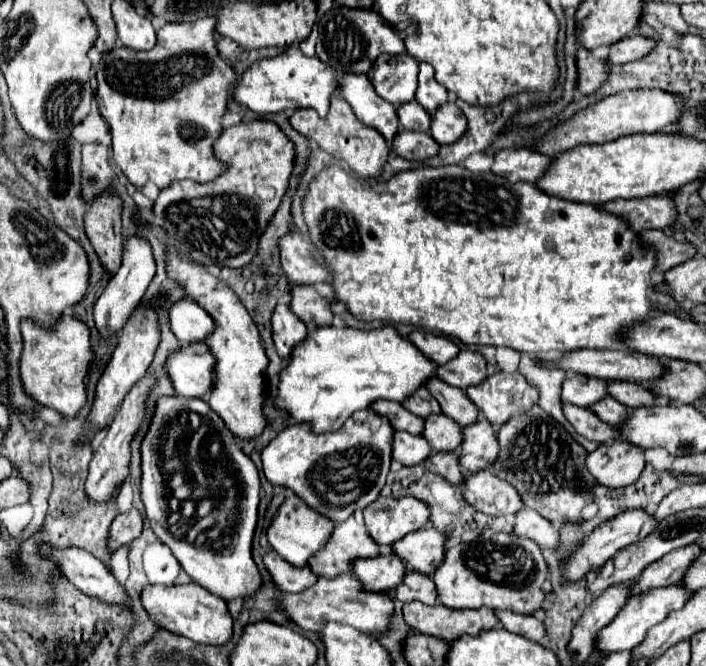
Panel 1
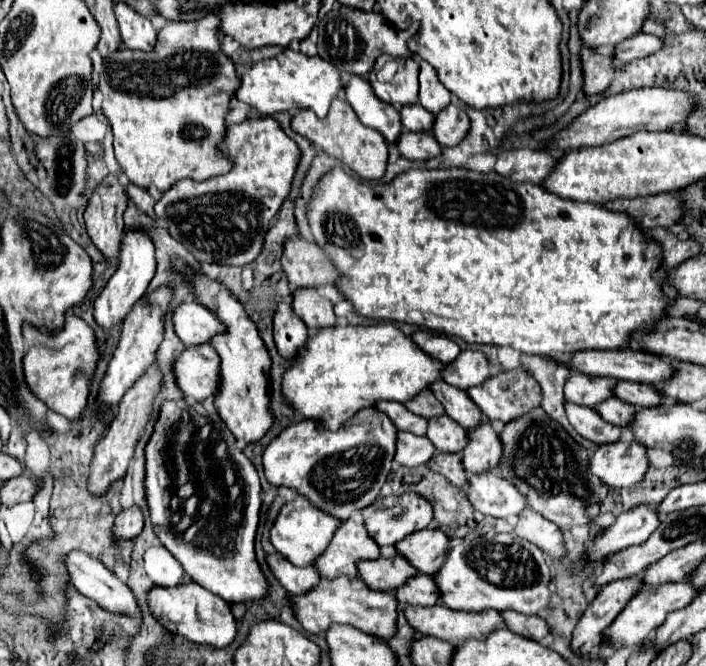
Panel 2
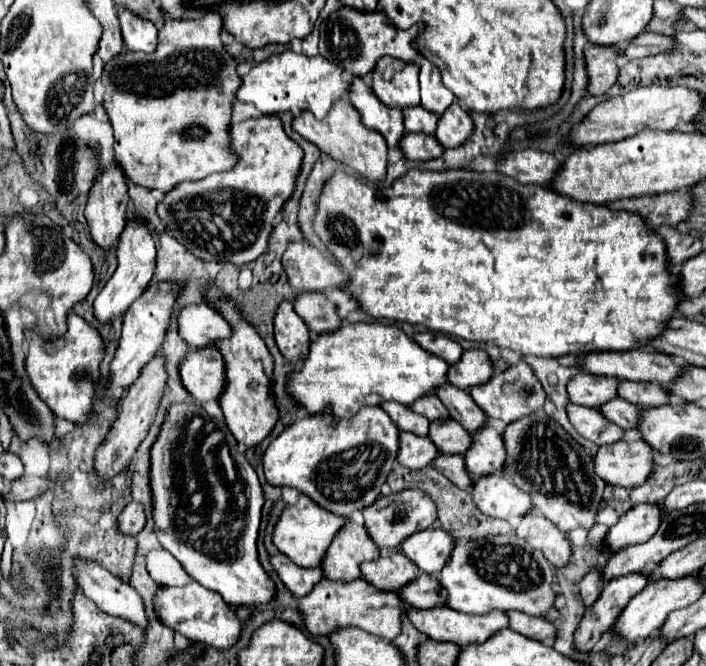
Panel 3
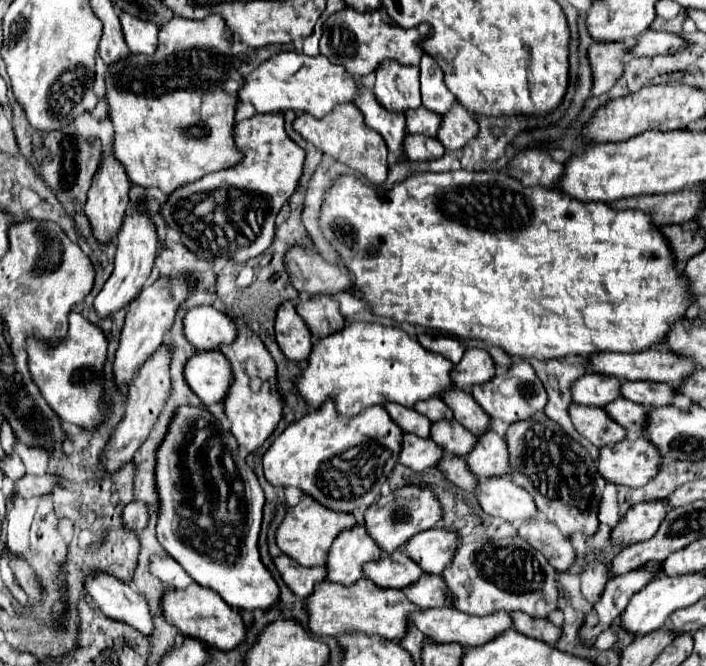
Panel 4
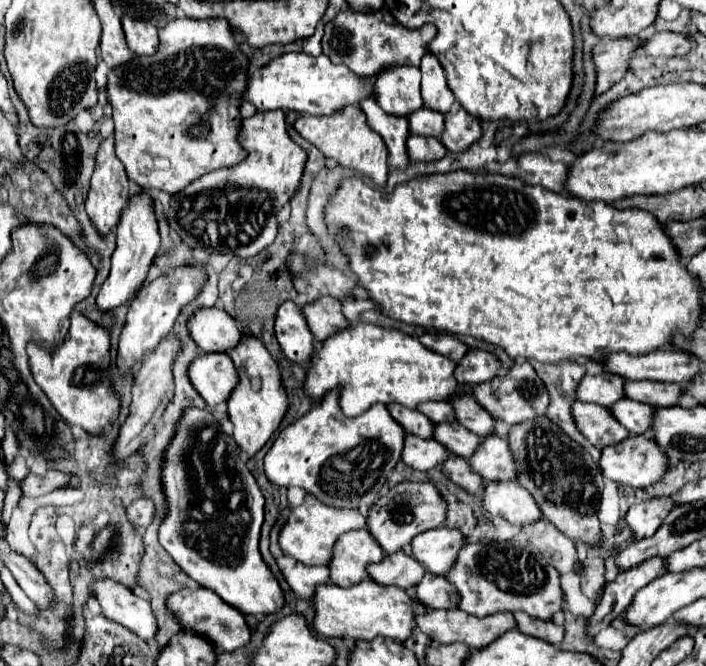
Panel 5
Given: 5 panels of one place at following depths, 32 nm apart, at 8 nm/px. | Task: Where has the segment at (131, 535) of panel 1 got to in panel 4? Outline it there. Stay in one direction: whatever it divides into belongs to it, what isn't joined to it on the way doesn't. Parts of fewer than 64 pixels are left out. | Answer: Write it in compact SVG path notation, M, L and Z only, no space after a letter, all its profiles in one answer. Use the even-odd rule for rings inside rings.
M134 500L124 508L124 522L134 532L142 532L148 526L148 518L150 518L150 510L148 504L142 500Z

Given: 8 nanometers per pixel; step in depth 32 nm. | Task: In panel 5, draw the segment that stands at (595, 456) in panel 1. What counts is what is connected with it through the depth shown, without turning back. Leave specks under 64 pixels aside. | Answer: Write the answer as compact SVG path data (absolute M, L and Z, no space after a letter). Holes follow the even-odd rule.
M636 436L604 448L600 458L600 468L608 480L614 480L618 484L628 484L634 488L646 488L664 478L664 474L668 472L668 456L662 452L662 448L654 442L652 436Z

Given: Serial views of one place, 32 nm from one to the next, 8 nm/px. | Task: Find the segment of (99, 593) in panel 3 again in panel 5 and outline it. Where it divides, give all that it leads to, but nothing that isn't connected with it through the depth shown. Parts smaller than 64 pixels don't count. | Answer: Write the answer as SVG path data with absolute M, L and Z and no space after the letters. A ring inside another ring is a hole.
M98 580L92 586L92 594L100 602L108 620L128 628L144 642L152 642L156 638L158 624L150 602L138 598L130 588L114 580Z

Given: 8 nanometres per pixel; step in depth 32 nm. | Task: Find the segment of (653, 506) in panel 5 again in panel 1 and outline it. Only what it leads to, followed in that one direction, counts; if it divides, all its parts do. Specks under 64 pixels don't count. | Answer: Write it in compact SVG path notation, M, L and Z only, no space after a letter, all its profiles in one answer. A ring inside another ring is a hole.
M628 510L626 514L618 514L618 518L614 518L612 522L598 526L584 542L582 546L574 552L574 556L566 562L566 570L564 570L564 578L568 580L578 580L584 578L590 570L596 570L600 566L606 564L608 558L612 558L612 554L616 554L618 550L634 544L634 542L642 542L642 538L646 538L654 526L658 526L658 522L654 520L654 514L650 514L648 510Z

